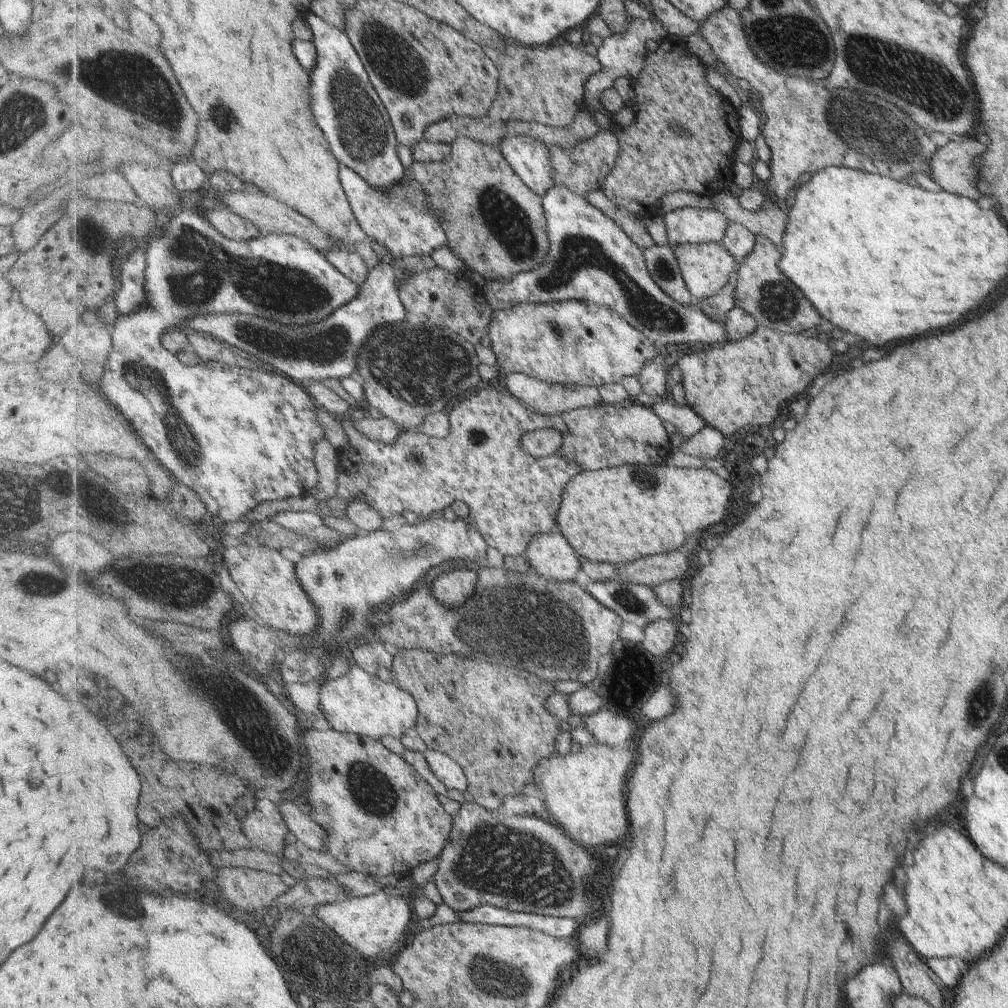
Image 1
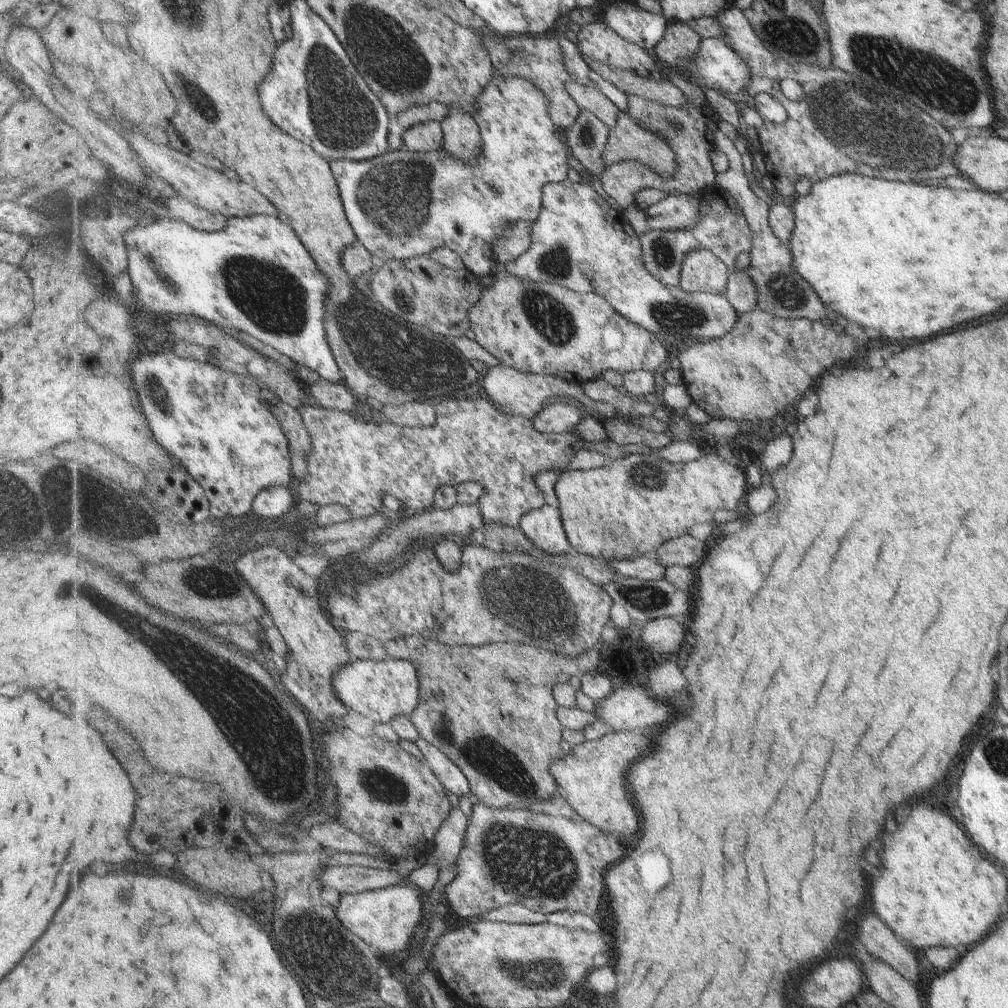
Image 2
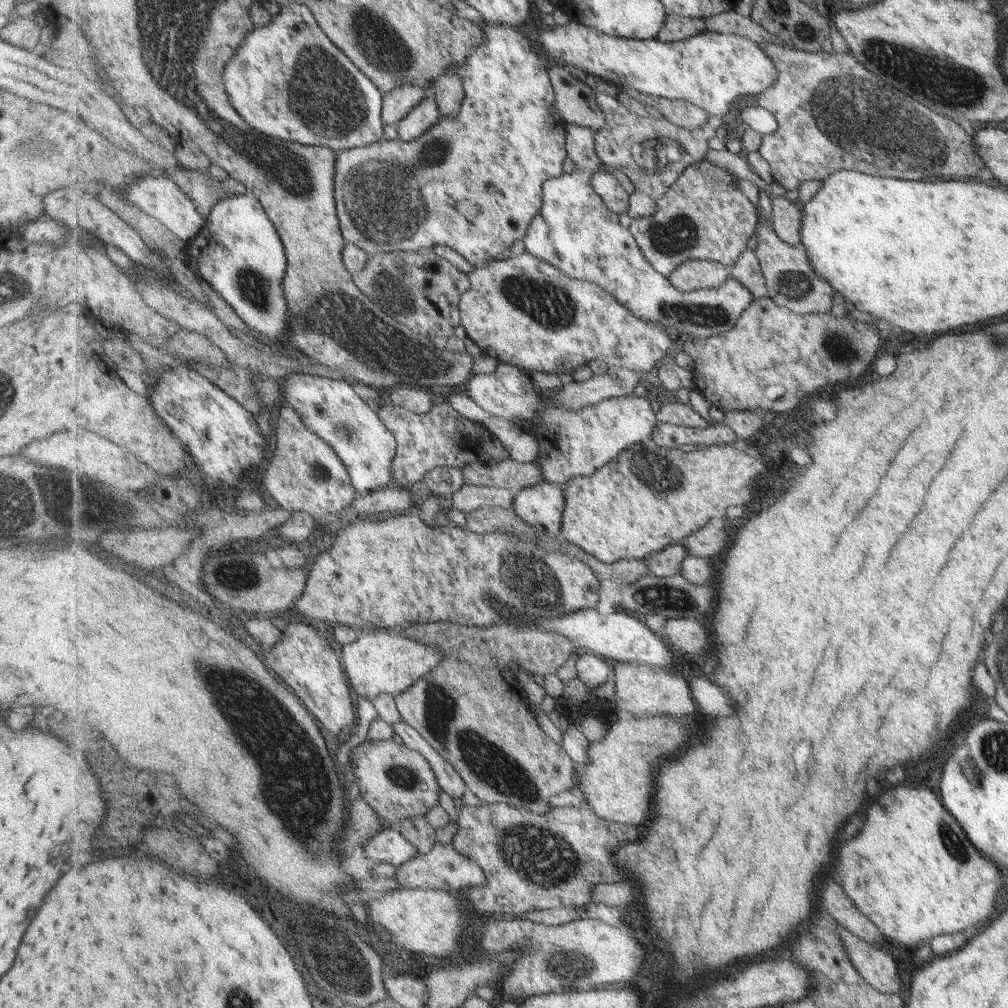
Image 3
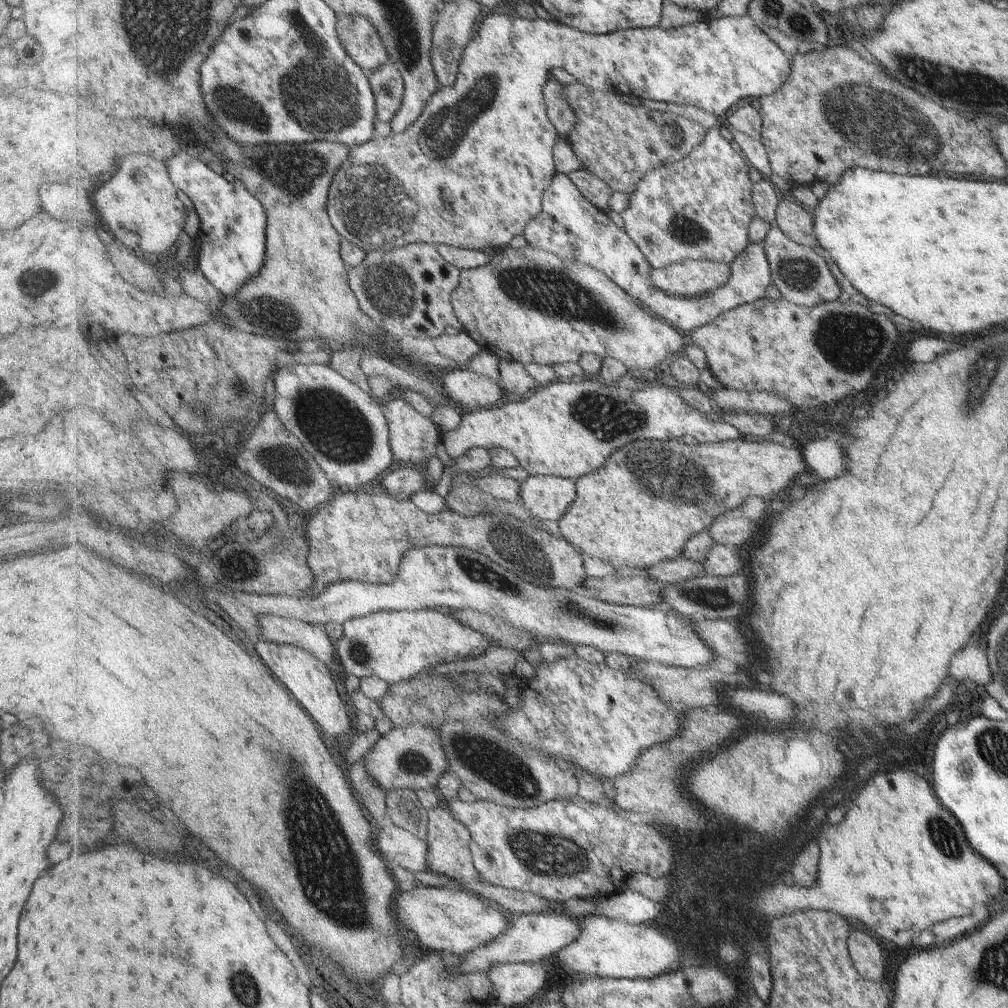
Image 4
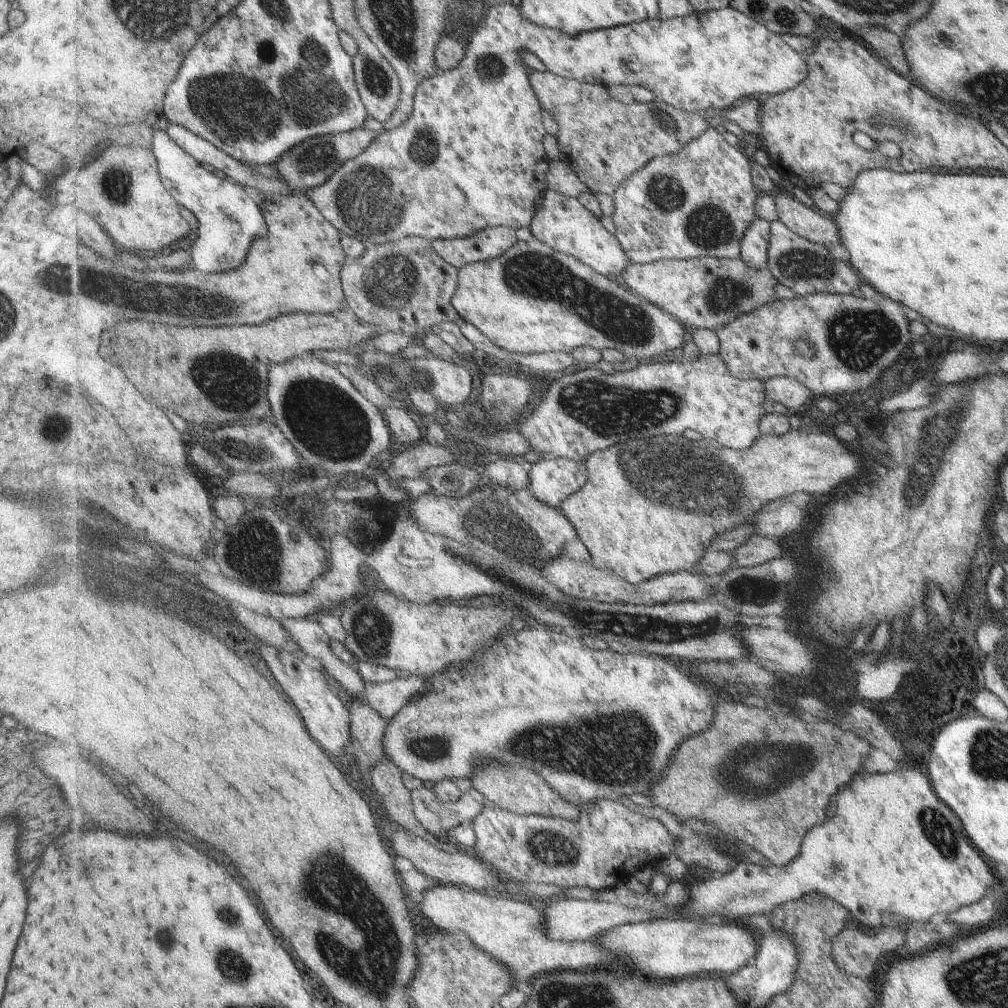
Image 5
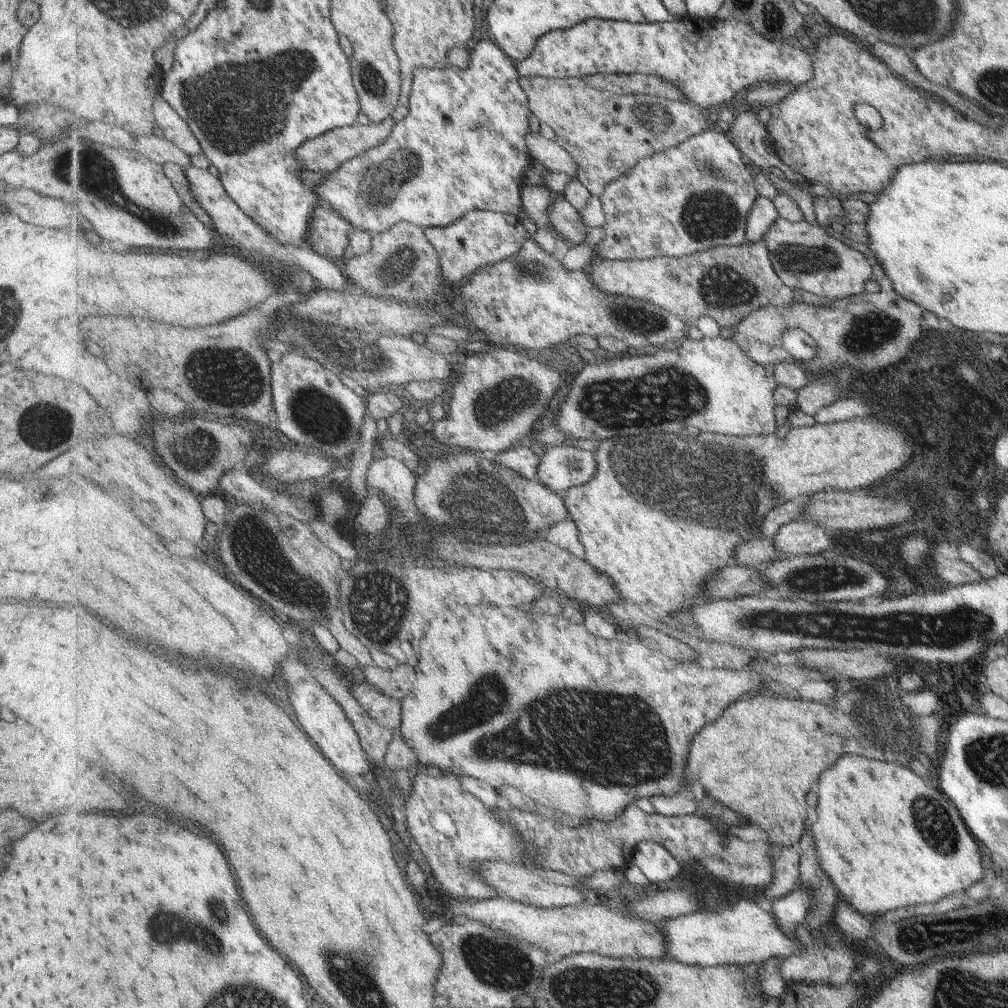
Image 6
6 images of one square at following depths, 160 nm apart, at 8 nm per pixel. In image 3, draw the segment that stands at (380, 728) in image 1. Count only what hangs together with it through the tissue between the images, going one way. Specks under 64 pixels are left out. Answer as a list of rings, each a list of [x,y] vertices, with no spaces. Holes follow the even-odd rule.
[[[362,630],[354,643],[343,646],[344,669],[358,696],[368,698],[370,702],[383,693],[398,697],[436,669],[444,659],[437,654],[437,649],[431,649],[422,640],[399,636],[398,631]]]

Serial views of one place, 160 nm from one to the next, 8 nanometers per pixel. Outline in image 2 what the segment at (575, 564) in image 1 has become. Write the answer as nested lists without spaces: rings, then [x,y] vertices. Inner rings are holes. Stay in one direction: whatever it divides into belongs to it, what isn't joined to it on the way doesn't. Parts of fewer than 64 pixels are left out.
[[[545,505],[522,518],[521,530],[535,546],[553,554],[567,554],[573,549],[562,523],[562,512],[558,506]]]

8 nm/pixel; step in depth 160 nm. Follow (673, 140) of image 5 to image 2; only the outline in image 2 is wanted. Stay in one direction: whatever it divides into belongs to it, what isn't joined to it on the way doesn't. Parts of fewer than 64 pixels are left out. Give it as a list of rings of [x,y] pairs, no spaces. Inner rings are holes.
[[[620,112],[617,126],[611,130],[610,142],[603,154],[606,166],[620,162],[640,162],[649,165],[652,169],[665,172],[662,175],[667,178],[667,172],[672,171],[676,164],[676,156],[670,144],[662,139],[657,132],[651,132],[641,124],[635,122],[628,112]]]

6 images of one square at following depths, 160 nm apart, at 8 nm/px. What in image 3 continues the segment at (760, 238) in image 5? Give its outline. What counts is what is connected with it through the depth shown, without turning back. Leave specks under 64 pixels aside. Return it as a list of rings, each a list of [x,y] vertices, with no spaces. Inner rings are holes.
[[[566,124],[566,126],[568,157],[575,164],[575,169],[571,173],[563,173],[560,177],[547,181],[544,185],[542,209],[531,222],[526,237],[523,239],[523,242],[526,243],[527,252],[562,270],[572,279],[589,281],[606,288],[635,316],[672,328],[683,338],[709,338],[730,331],[735,326],[735,321],[745,312],[753,300],[749,291],[743,288],[735,280],[735,277],[731,276],[722,287],[684,293],[675,288],[669,277],[663,276],[658,270],[655,270],[654,266],[647,260],[630,228],[622,225],[620,215],[606,205],[603,197],[593,186],[593,175],[601,171],[601,166],[604,163],[596,148],[597,131],[581,125]]]

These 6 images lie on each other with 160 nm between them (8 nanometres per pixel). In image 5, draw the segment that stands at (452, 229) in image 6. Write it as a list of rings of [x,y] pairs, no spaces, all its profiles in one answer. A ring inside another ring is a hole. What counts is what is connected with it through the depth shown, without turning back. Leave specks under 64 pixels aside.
[[[489,227],[466,239],[435,239],[433,248],[455,268],[499,258],[517,242],[511,227]]]

